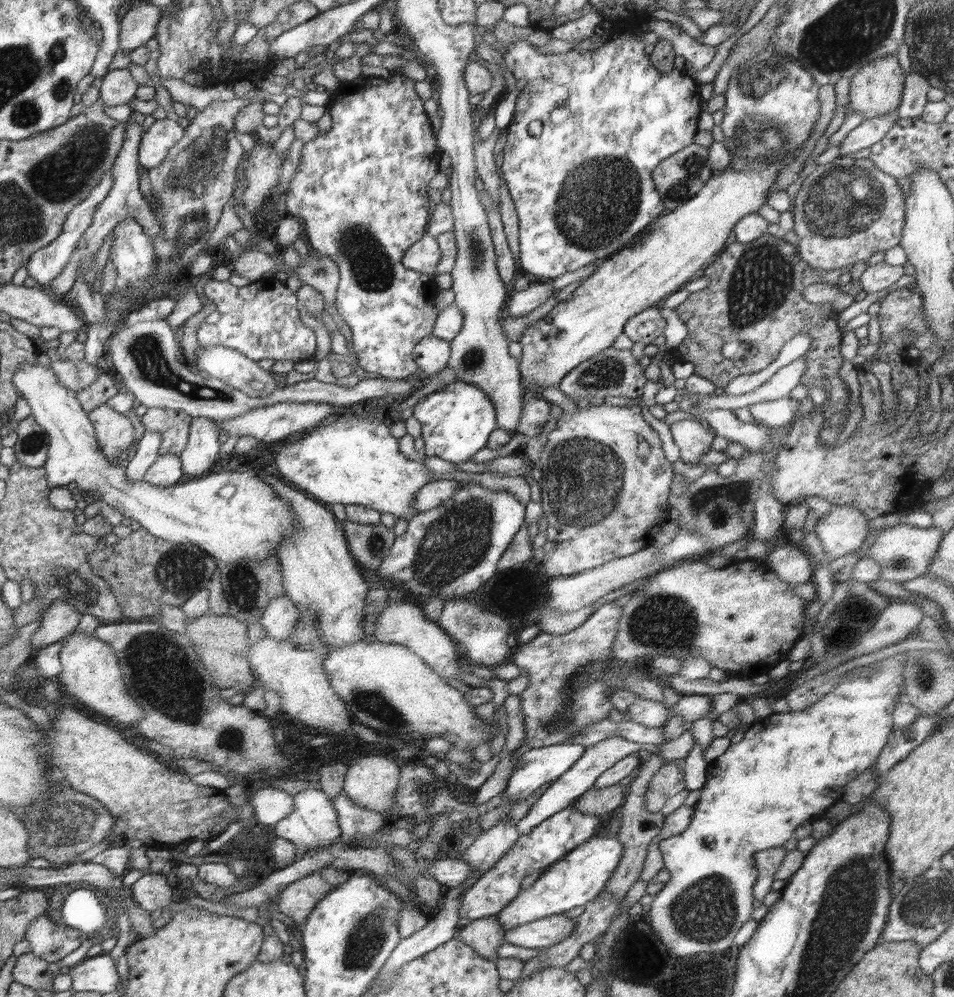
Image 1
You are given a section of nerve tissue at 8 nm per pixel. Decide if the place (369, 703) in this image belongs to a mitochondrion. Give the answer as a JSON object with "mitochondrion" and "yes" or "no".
{"mitochondrion":"yes"}

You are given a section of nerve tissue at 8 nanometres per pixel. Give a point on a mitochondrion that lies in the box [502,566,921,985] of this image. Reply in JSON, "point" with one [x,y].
{"point":[703,913]}

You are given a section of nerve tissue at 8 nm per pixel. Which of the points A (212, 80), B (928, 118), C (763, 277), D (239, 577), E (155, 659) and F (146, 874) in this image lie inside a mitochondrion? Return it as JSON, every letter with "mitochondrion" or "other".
{"A":"other","B":"other","C":"mitochondrion","D":"mitochondrion","E":"mitochondrion","F":"other"}

